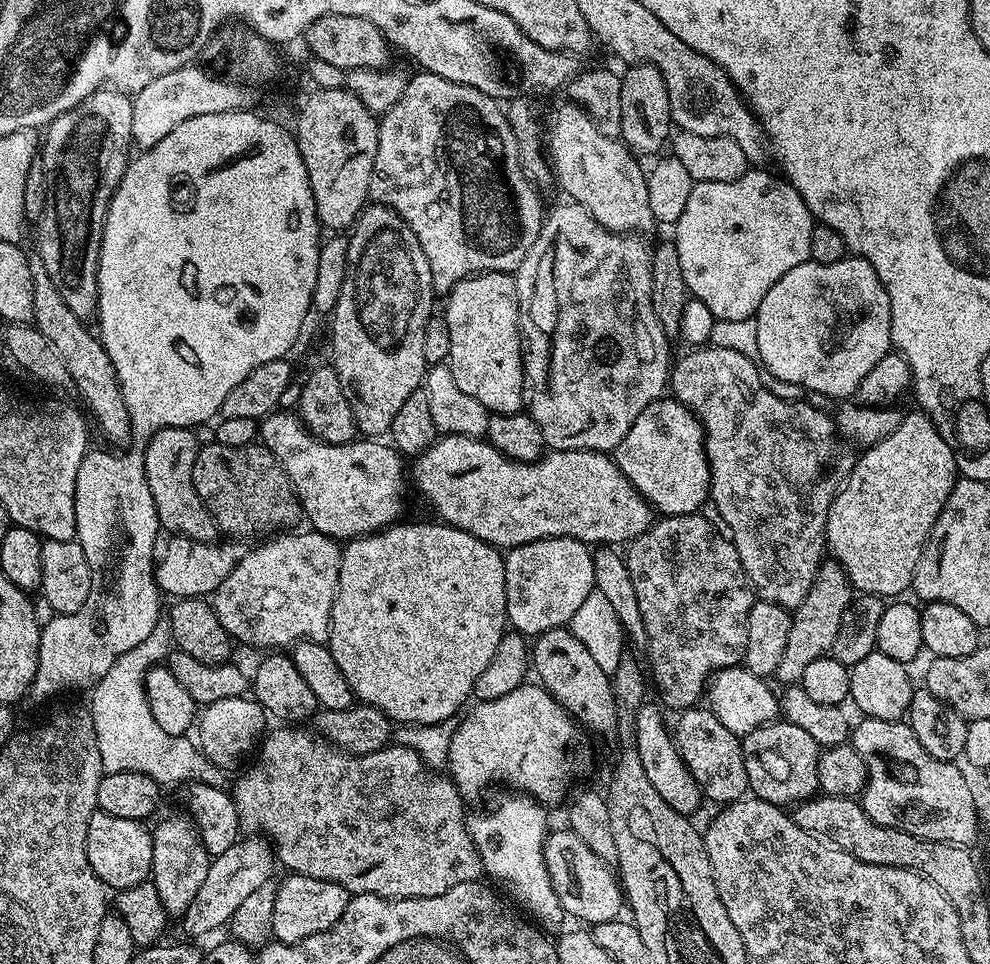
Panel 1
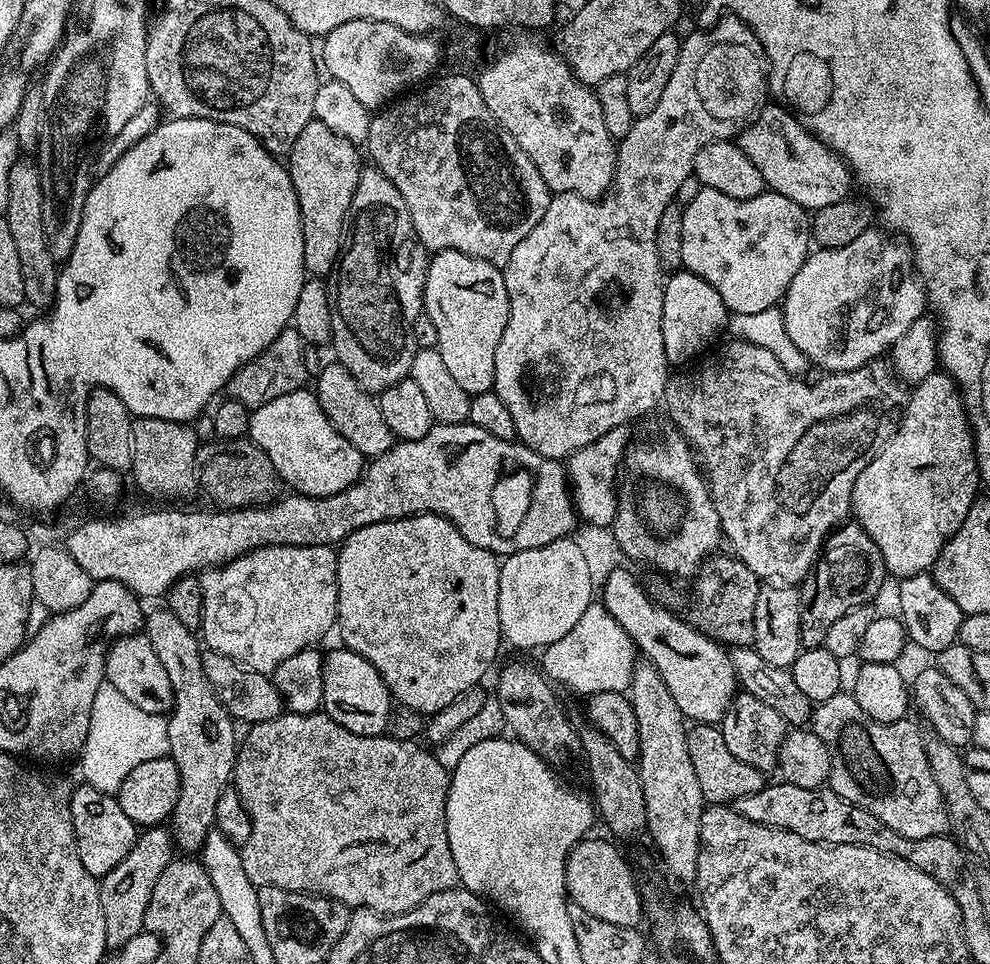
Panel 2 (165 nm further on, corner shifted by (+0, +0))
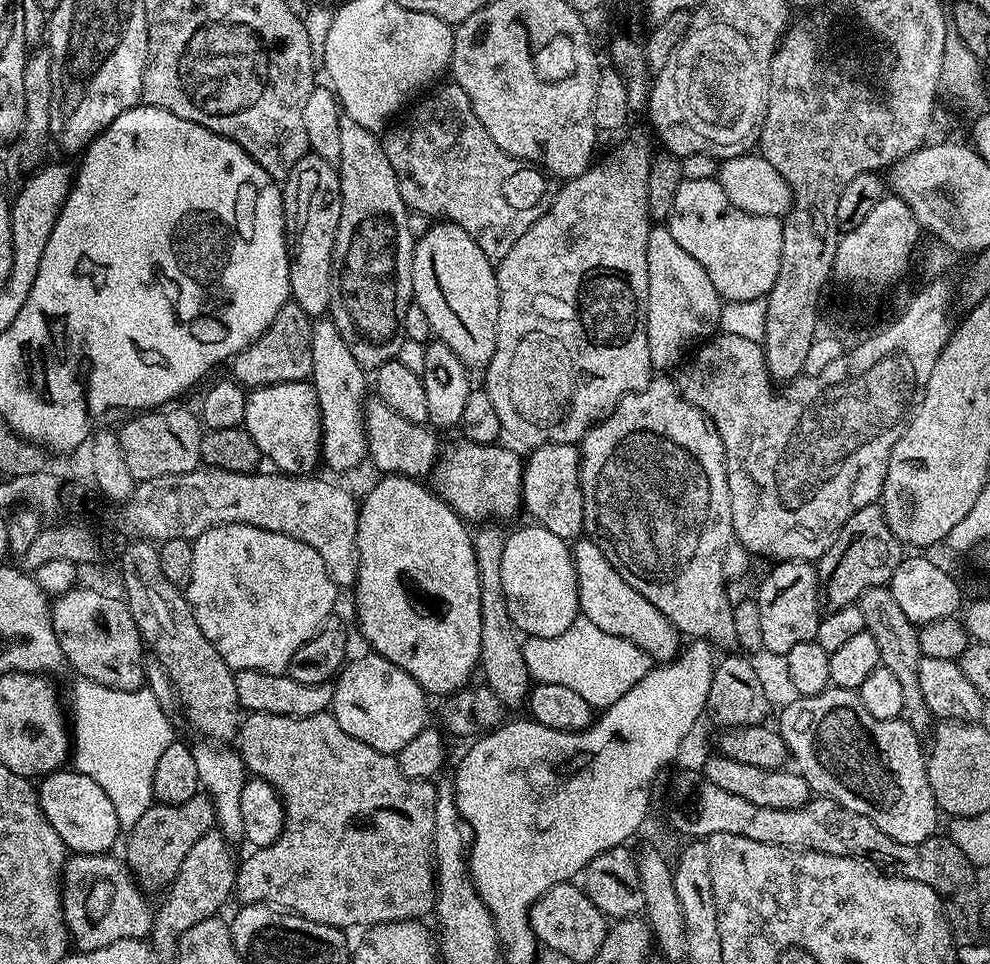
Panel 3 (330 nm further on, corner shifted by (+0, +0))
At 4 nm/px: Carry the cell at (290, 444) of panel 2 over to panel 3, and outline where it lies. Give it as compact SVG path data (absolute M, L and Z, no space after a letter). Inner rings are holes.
M295 380L271 384L265 388L254 388L248 392L246 414L242 425L254 438L261 457L273 464L273 469L290 476L302 476L313 471L312 468L322 456L322 437L320 435L320 403L316 389L308 380Z

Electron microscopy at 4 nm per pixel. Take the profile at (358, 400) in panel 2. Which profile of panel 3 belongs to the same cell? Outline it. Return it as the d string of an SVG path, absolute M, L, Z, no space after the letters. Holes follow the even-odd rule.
M379 398L367 401L364 433L368 439L367 459L372 459L373 466L380 474L424 478L427 472L429 475L435 469L442 451L442 444L436 441L437 433L428 424L410 422L402 418L402 414L394 414L394 410L390 410L390 406Z

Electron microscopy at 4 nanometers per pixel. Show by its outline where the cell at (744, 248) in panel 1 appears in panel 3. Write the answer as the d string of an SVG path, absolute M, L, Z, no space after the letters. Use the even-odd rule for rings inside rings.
M719 179L683 180L678 186L678 194L674 194L674 206L667 213L667 228L678 242L678 246L686 250L706 270L710 281L714 284L718 295L728 302L750 302L763 300L778 278L778 268L782 266L782 230L783 223L774 216L746 214L746 210L738 210L730 198L726 198L726 190L722 190Z

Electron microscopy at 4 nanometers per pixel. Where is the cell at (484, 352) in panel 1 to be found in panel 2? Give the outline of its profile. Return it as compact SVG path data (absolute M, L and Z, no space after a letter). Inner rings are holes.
M458 250L435 253L429 259L428 273L424 279L424 312L430 322L434 322L434 330L438 330L435 348L442 354L442 362L446 362L458 386L469 394L493 391L494 354L498 350L498 342L502 342L502 330L506 330L508 321L508 295L503 271L495 264L467 256Z

